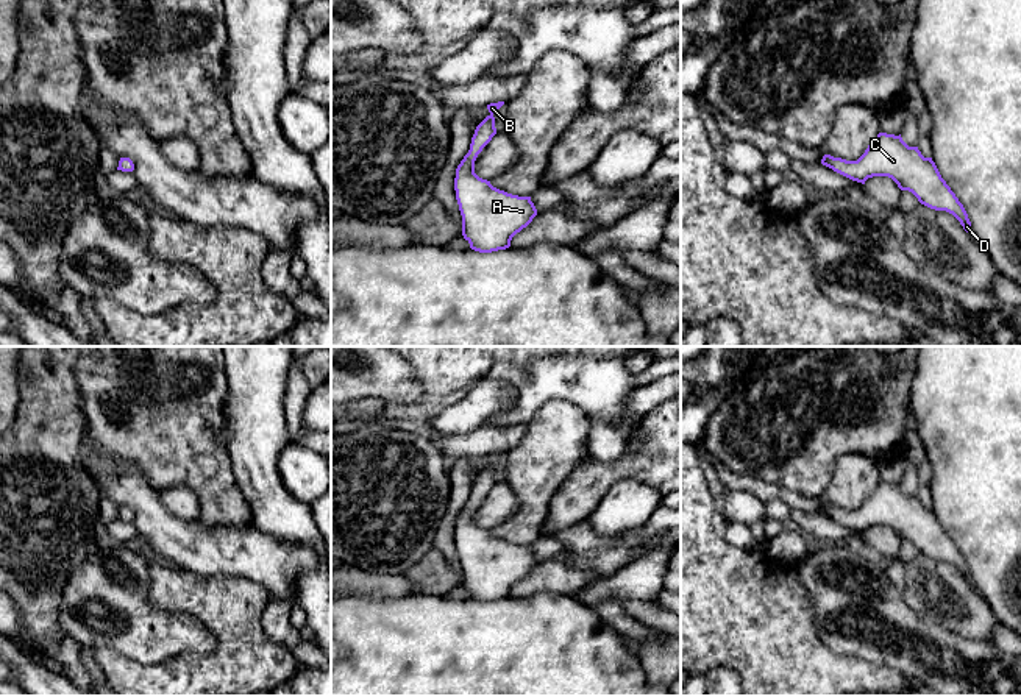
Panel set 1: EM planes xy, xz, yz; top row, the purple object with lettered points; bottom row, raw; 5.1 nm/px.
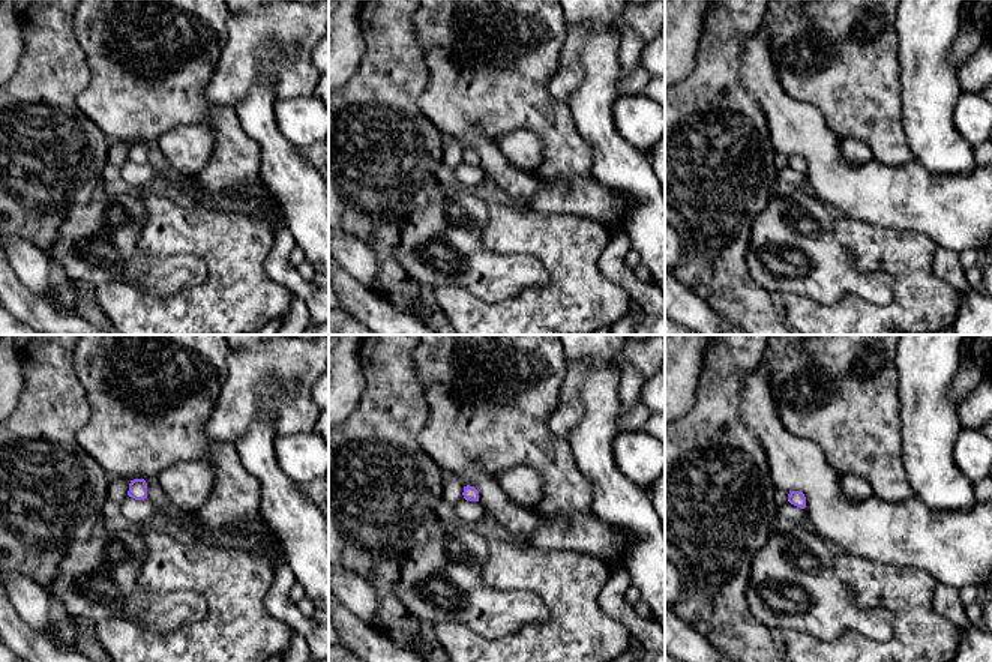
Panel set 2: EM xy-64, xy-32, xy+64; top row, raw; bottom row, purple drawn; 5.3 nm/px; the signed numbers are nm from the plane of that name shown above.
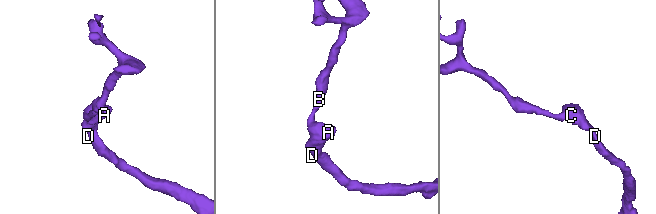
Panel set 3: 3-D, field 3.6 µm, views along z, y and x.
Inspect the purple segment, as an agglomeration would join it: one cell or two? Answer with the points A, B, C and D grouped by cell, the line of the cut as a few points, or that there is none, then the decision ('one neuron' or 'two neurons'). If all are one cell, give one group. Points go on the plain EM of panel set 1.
groups A B C D; cut none; one neuron

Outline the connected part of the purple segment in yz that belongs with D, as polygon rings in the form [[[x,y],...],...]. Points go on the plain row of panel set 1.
[[[879,482],[857,510],[824,504],[821,513],[862,534],[873,526],[888,526],[921,554],[952,563],[973,584],[963,554],[941,527],[932,507],[924,507],[918,496],[909,496],[901,484]]]

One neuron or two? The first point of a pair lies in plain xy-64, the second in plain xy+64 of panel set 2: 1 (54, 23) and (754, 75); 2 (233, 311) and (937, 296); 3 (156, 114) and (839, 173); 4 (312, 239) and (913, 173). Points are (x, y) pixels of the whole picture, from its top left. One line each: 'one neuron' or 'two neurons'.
1: two neurons
2: one neuron
3: two neurons
4: two neurons

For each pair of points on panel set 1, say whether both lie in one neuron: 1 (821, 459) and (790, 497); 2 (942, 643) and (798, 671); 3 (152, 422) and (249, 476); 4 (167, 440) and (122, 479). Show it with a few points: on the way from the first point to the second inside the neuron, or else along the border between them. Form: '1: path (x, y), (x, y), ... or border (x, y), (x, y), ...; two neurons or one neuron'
1: border (761, 479), (821, 498); two neurons
2: border (828, 648), (837, 654), (860, 657), (896, 671); two neurons
3: border (227, 448), (231, 458), (233, 478), (247, 500); two neurons
4: border (100, 476), (113, 462), (130, 464), (158, 492); two neurons

